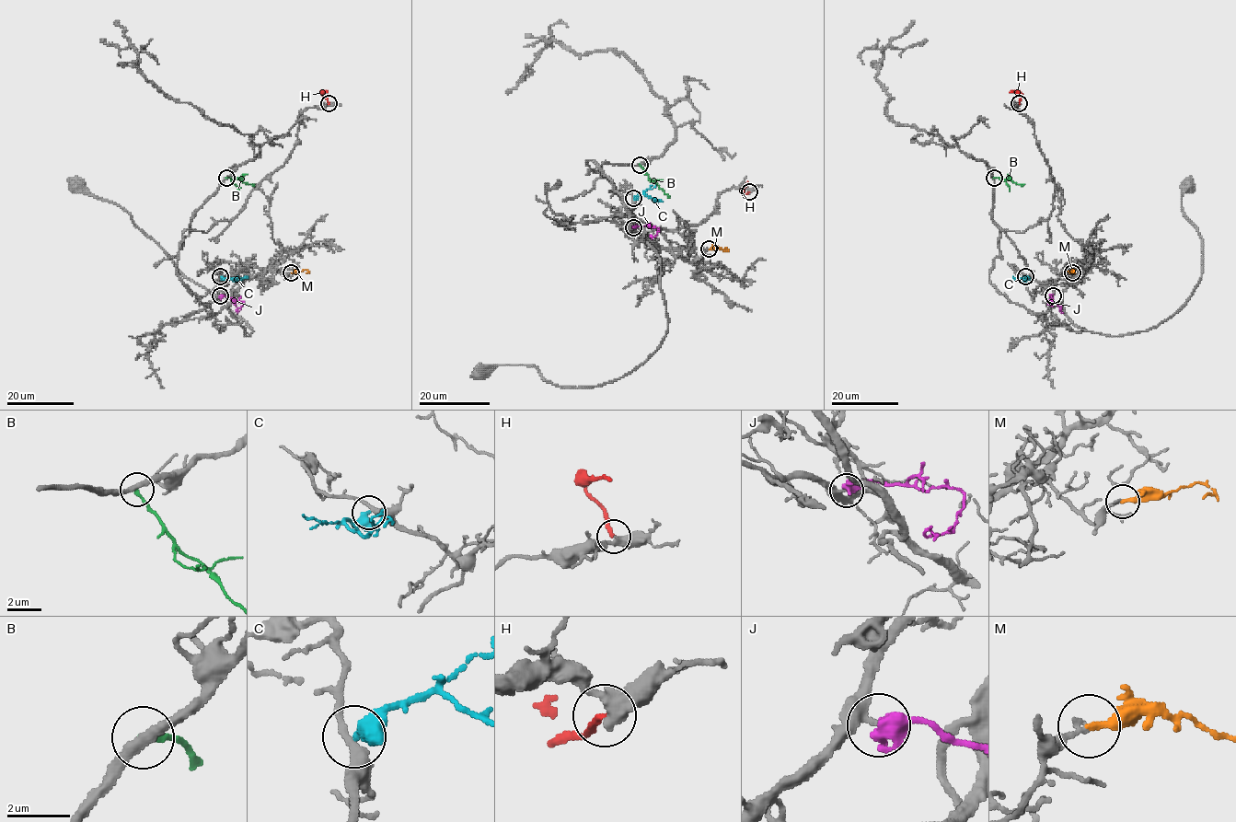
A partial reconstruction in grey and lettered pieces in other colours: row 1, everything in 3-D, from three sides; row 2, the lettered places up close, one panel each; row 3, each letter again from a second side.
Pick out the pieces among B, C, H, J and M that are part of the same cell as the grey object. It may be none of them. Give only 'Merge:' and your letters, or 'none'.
Merge: C, J

